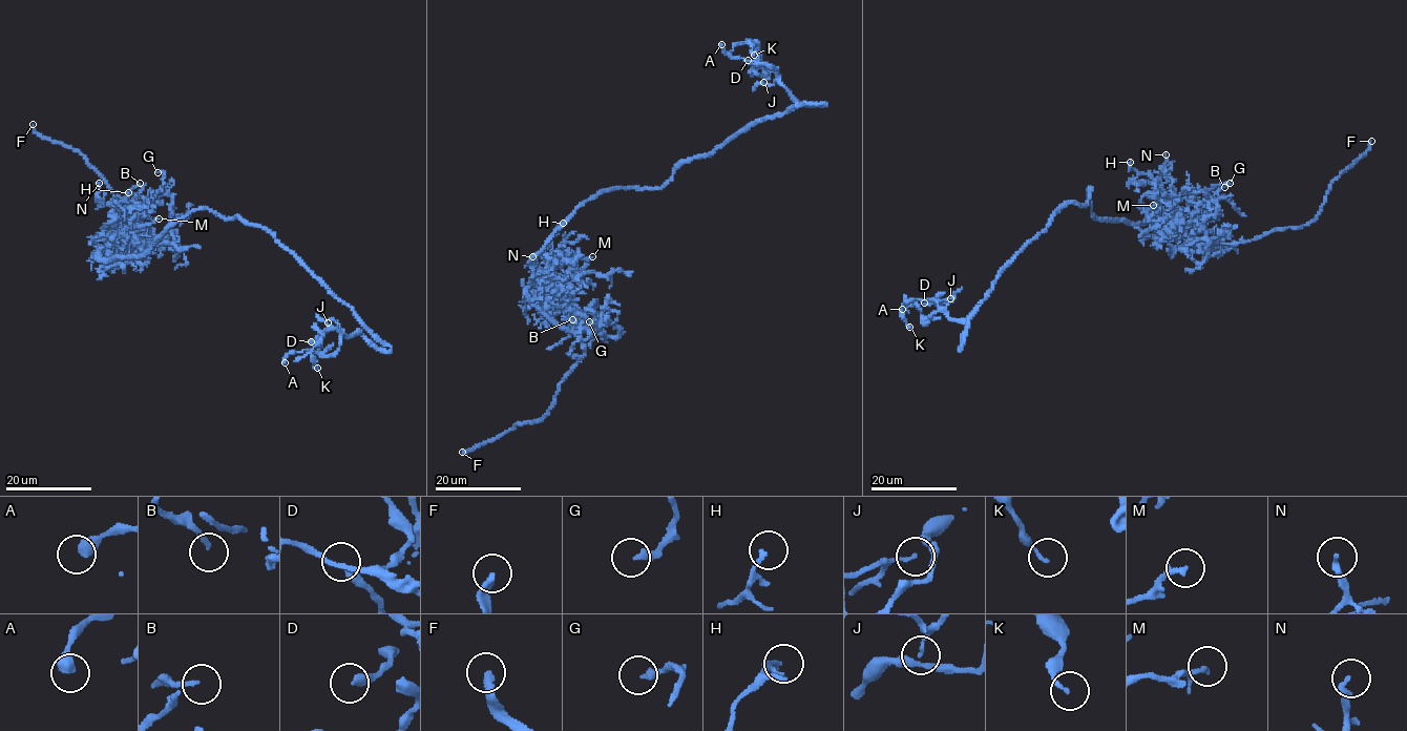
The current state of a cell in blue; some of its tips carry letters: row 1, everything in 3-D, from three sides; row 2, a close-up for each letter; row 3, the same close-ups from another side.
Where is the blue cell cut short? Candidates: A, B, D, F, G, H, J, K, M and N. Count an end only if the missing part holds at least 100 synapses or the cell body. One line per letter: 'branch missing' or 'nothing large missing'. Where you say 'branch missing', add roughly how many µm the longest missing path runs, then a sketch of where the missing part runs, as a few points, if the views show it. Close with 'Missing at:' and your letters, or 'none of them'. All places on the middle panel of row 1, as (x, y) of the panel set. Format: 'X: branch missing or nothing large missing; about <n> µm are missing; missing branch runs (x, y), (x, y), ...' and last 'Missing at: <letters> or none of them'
A: nothing large missing
B: nothing large missing
D: nothing large missing
F: branch missing; about 80 µm are missing
G: nothing large missing
H: nothing large missing
J: nothing large missing
K: nothing large missing
M: nothing large missing
N: nothing large missing
Missing at: F

